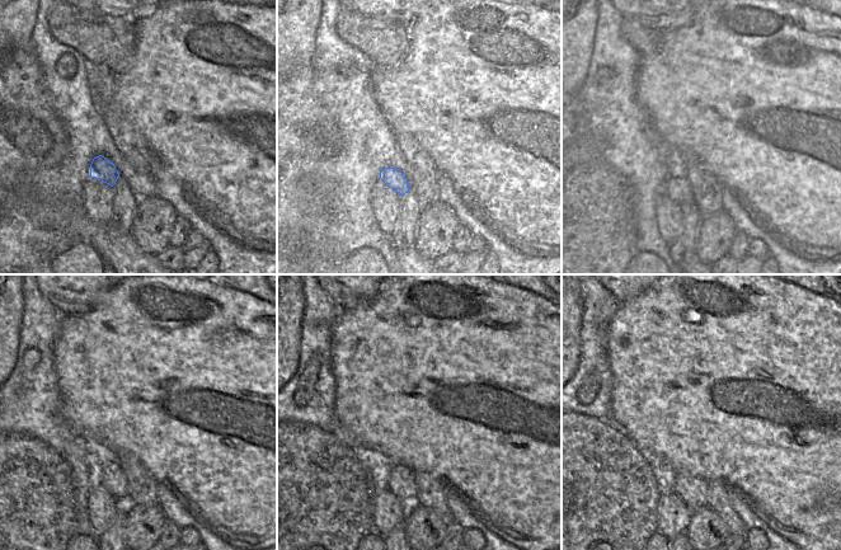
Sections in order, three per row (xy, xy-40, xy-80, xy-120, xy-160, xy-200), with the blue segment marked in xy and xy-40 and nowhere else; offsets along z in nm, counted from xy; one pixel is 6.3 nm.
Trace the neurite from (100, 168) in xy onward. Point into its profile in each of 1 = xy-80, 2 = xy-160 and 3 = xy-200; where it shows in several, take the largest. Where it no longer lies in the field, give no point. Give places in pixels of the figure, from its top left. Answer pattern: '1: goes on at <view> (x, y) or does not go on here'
1: goes on at xy-80 (677, 189)
2: goes on at xy-160 (402, 483)
3: goes on at xy-200 (692, 490)

